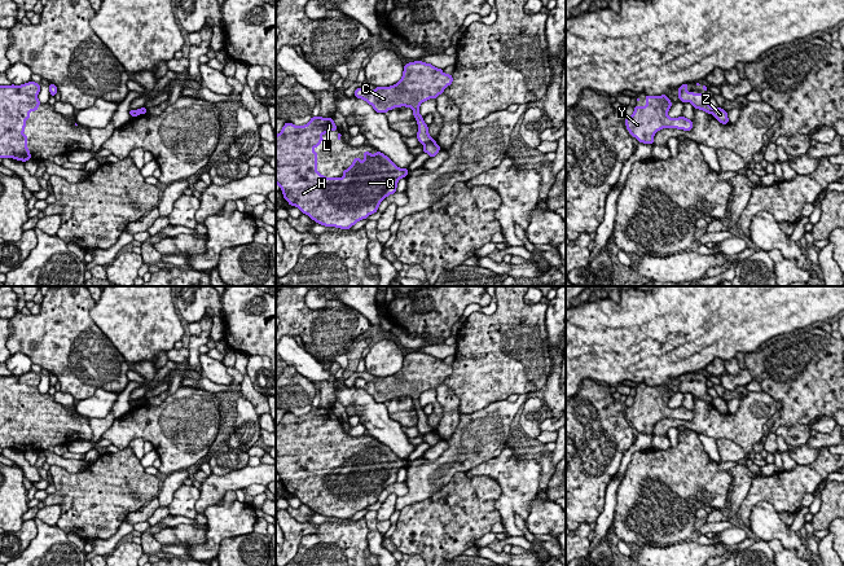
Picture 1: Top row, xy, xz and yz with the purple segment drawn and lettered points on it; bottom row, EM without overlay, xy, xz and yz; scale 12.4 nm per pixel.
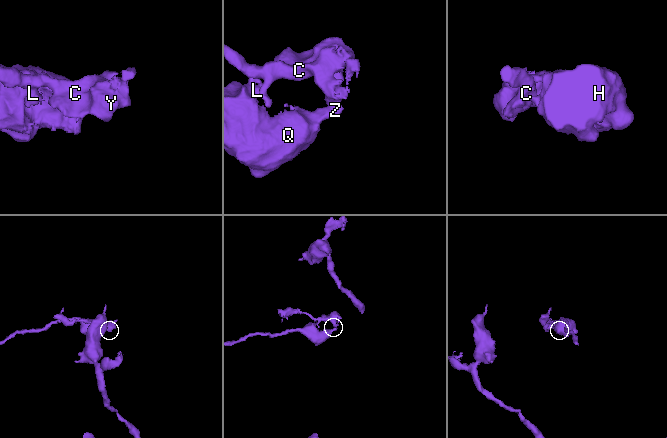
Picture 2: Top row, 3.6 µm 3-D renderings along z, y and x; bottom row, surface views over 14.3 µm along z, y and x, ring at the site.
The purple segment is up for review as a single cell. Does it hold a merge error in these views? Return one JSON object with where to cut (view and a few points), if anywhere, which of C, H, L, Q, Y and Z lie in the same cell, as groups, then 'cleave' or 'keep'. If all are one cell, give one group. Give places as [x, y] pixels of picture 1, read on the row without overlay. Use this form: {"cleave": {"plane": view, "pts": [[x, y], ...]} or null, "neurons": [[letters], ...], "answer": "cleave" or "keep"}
{"cleave": {"plane": "xz", "pts": [[434, 430], [423, 434]]}, "neurons": [["C", "Y"], ["H", "L", "Q", "Z"]], "answer": "cleave"}

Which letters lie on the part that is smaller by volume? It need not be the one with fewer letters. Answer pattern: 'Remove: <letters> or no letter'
Remove: C, Y

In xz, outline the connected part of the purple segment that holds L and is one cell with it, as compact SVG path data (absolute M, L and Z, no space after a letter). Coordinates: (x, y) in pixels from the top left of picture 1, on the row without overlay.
M312 407L304 416L295 416L286 412L281 422L276 425L276 474L281 478L283 488L290 496L298 497L302 504L308 505L316 513L325 517L335 517L340 519L350 519L357 512L366 509L369 505L378 501L381 492L394 484L397 478L397 471L408 466L408 458L400 458L387 446L377 440L375 444L364 442L364 449L359 447L353 453L343 460L342 468L326 468L317 461L317 442L313 439L325 431L321 426L329 421L335 421L333 408Z

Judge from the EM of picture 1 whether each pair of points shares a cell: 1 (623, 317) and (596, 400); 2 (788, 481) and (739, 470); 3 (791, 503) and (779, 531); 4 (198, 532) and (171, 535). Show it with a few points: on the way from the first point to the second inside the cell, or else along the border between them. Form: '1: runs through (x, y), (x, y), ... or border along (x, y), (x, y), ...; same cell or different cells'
1: border along (609, 385), (585, 378), (579, 389); different cells
2: border along (744, 465), (752, 474), (752, 482), (741, 501); different cells
3: border along (778, 512), (759, 501), (750, 516), (751, 526); different cells
4: runs through (192, 534), (177, 534); same cell

